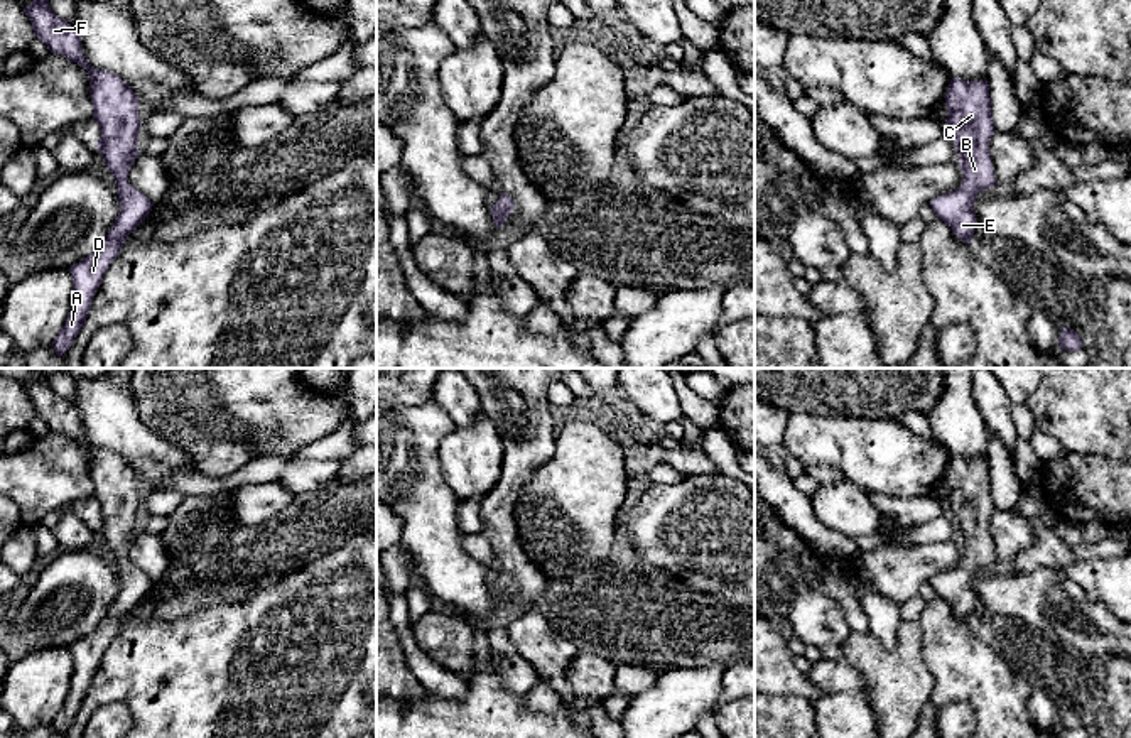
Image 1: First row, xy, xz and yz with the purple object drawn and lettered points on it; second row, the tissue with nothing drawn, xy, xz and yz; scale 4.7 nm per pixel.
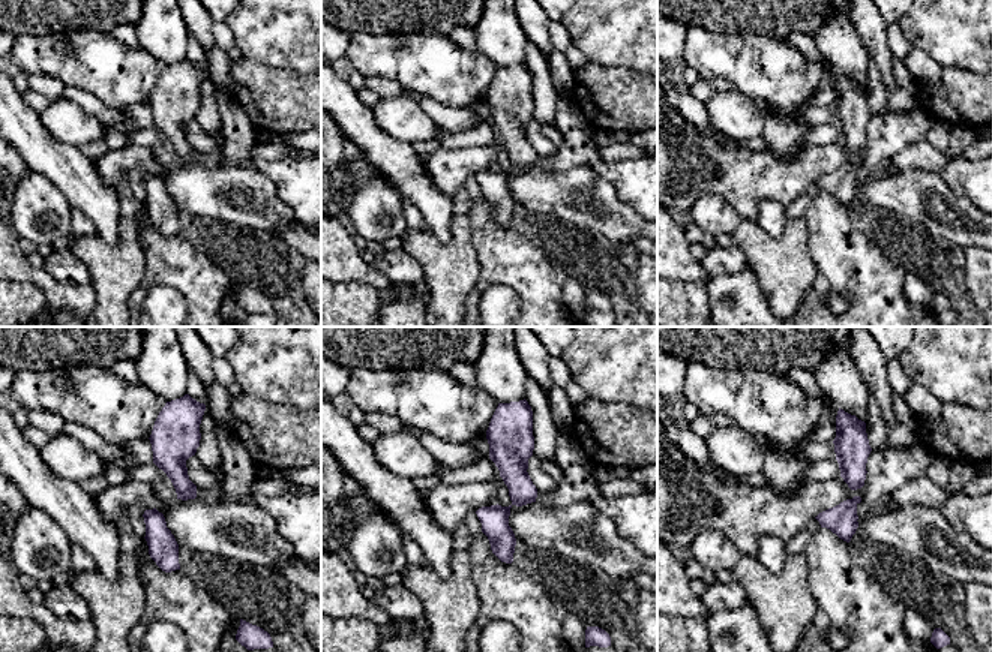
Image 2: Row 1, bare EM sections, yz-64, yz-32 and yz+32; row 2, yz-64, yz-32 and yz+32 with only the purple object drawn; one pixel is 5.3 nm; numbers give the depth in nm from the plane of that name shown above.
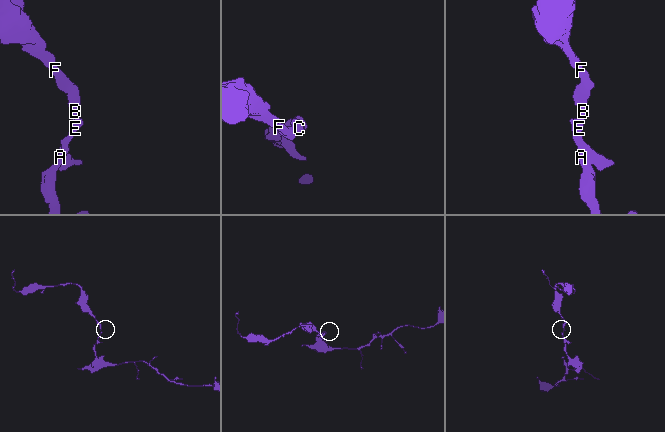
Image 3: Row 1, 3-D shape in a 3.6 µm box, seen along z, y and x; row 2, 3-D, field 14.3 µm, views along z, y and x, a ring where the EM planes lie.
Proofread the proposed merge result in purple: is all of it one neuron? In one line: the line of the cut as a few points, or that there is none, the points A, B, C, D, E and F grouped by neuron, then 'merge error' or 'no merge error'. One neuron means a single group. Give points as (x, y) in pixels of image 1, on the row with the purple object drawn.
no cut; A B C D E F; no merge error

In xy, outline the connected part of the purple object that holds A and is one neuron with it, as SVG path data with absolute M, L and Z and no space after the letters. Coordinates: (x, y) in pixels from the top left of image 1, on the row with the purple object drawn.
M34 0L22 8L32 24L34 35L52 54L64 56L88 71L93 118L101 132L96 147L118 186L120 213L106 240L96 252L69 267L73 277L71 309L51 345L61 358L73 346L74 338L86 323L105 272L118 257L127 236L152 211L154 203L128 182L130 167L140 154L137 142L142 127L138 98L132 86L118 74L96 69L84 59L78 30L51 10L49 0Z

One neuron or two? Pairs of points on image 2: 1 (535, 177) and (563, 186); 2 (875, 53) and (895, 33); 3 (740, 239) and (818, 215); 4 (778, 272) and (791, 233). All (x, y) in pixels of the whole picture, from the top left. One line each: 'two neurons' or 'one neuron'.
1: one neuron
2: two neurons
3: two neurons
4: one neuron

